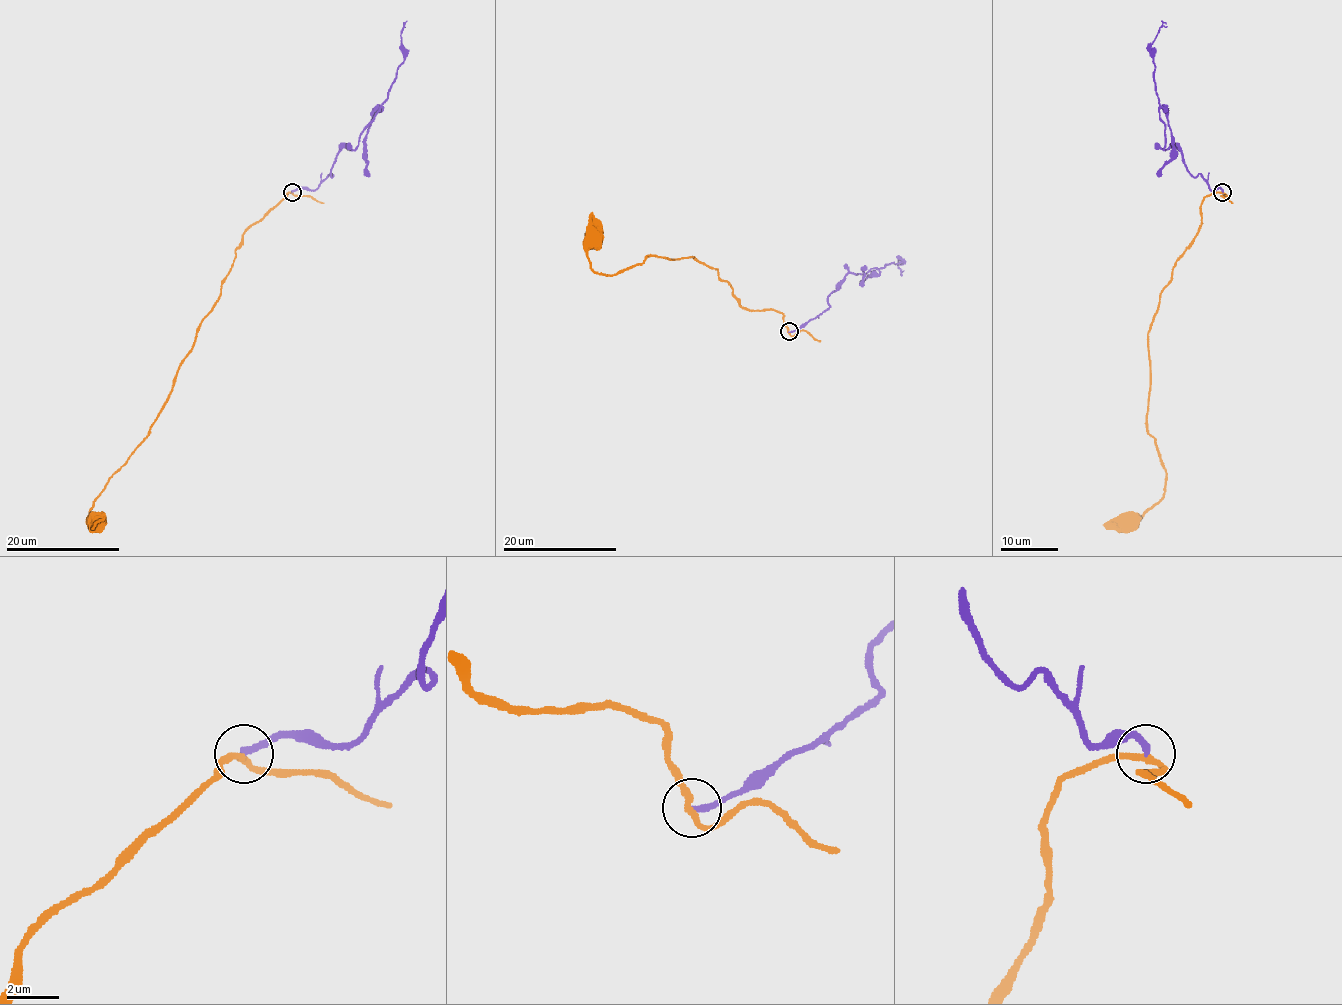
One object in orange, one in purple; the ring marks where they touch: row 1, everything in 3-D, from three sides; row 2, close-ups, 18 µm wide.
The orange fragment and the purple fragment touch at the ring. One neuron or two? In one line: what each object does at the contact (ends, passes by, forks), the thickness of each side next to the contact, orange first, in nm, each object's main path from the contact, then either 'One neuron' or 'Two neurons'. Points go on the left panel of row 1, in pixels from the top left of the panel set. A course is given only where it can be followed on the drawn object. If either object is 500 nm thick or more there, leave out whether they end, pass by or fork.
At the ring orange passes by. At the ring purple ends. Thickness 240 nm (orange) against 240 nm. Course of orange: (291, 191), (244, 233), (220, 298), (200, 325), (170, 397), (150, 432), (94, 501), (90, 511), (96, 522). Course of purple: (291, 191), (314, 190), (333, 177), (335, 156), (358, 144), (404, 60), (401, 32), (407, 20). Two neurons

